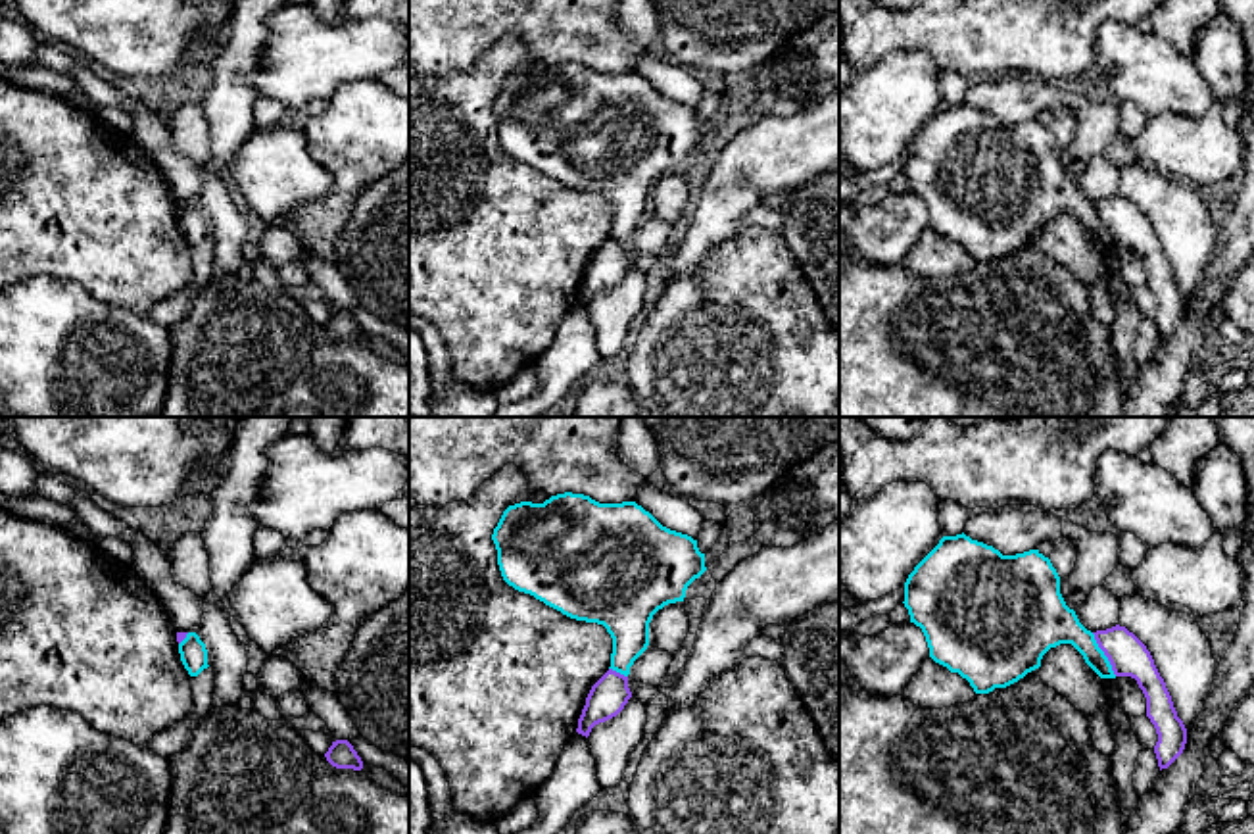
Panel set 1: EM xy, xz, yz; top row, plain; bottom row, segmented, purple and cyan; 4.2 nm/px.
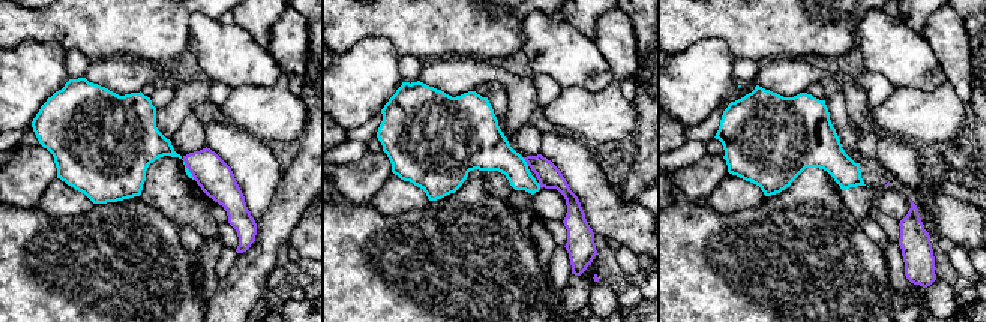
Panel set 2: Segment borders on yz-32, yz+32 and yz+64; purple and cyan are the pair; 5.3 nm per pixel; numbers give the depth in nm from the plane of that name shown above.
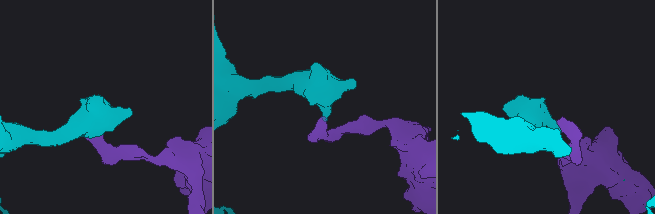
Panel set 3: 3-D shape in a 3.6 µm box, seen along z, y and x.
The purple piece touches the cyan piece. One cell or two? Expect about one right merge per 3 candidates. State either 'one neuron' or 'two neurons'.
two neurons

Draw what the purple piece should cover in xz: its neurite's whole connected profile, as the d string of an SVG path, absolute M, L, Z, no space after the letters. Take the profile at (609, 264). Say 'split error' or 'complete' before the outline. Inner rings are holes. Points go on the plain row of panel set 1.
complete; M609 238L591 256L576 302L588 307L595 294L616 286L630 267L628 246Z

